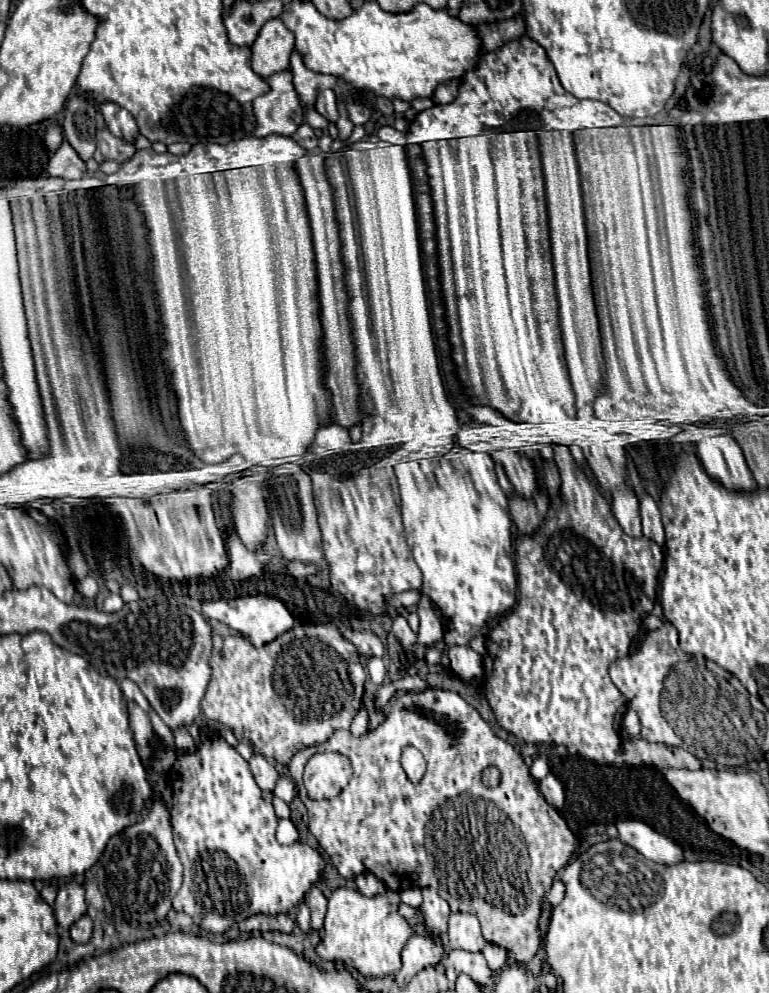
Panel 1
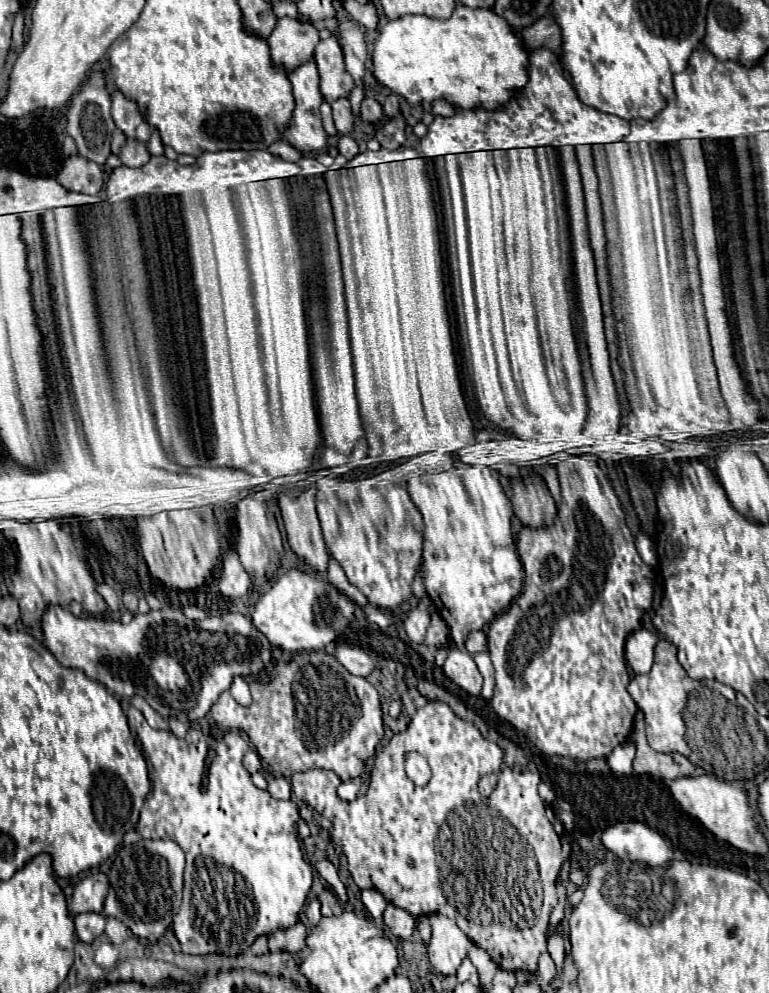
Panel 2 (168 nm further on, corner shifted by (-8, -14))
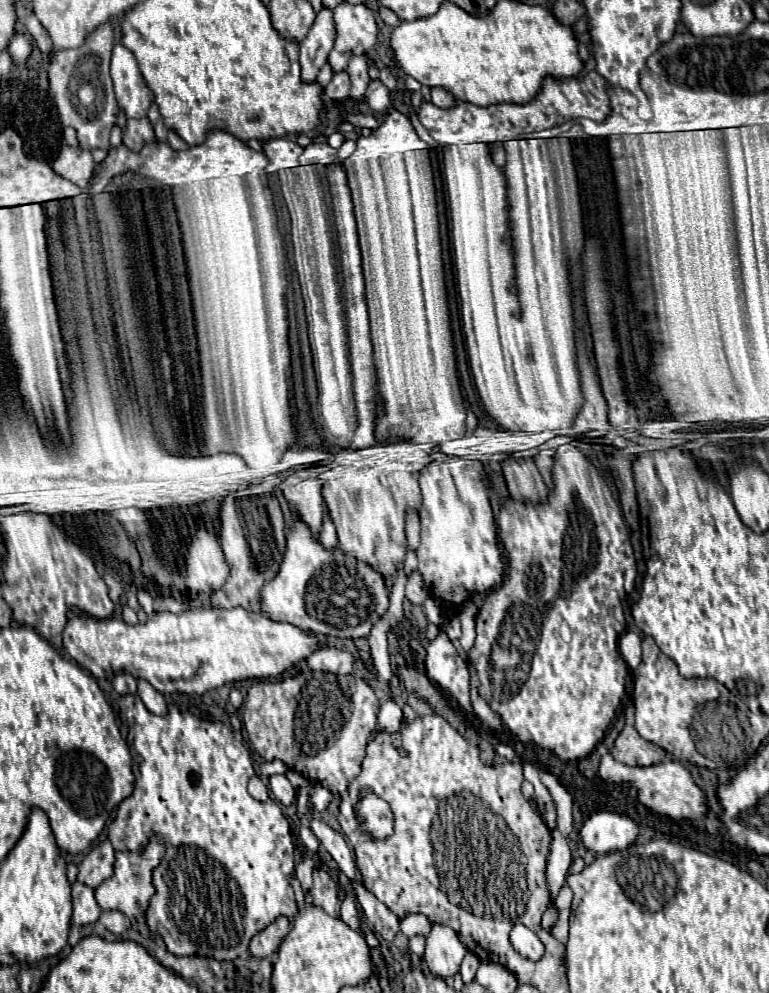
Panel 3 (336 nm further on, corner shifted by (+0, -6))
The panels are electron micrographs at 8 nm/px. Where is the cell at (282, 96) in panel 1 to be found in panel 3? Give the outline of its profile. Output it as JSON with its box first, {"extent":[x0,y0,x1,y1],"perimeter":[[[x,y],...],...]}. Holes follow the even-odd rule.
{"extent":[299,10,335,84],"perimeter":[[[321,10],[313,28],[309,30],[307,38],[299,44],[299,64],[301,64],[301,78],[305,84],[313,82],[323,64],[327,64],[327,54],[335,40],[335,26],[333,26],[333,12]]]}

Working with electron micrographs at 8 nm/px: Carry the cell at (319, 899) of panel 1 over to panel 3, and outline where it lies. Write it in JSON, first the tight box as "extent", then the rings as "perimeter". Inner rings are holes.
{"extent":[305,870,339,916],"perimeter":[[[315,870],[313,872],[313,890],[305,894],[306,902],[313,906],[323,908],[331,916],[339,916],[339,896],[337,896],[337,882],[325,872],[325,870]]]}

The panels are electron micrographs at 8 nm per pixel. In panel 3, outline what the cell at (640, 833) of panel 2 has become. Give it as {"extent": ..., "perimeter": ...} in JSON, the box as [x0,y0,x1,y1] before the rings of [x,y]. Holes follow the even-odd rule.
{"extent":[579,812,639,854],"perimeter":[[[597,812],[583,822],[579,834],[589,850],[605,854],[633,846],[639,838],[639,826],[629,816],[621,816],[617,812]]]}

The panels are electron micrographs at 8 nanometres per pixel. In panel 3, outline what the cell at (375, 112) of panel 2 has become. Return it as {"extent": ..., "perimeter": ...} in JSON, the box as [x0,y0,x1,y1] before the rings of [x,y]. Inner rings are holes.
{"extent":[365,80,389,112],"perimeter":[[[379,80],[369,82],[365,92],[365,102],[373,112],[385,112],[389,106],[389,90]]]}

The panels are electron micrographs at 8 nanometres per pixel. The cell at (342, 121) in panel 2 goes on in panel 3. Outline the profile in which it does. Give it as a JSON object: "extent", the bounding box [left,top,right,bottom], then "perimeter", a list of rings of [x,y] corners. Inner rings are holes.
{"extent":[325,70,349,102],"perimeter":[[[345,70],[333,74],[333,80],[325,88],[325,96],[335,100],[335,102],[341,102],[341,100],[349,98],[349,76],[347,76]]]}

